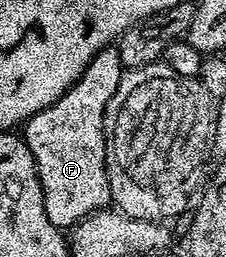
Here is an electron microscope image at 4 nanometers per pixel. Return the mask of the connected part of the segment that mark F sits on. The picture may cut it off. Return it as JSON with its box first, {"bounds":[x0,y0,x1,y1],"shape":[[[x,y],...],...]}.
{"bounds":[21,48,124,231],"shape":[[[118,48],[102,49],[57,103],[45,107],[45,111],[37,111],[37,115],[22,126],[21,136],[29,151],[33,151],[37,175],[41,179],[45,215],[49,215],[53,227],[70,231],[80,221],[112,204],[105,163],[103,116],[124,72]]]}

